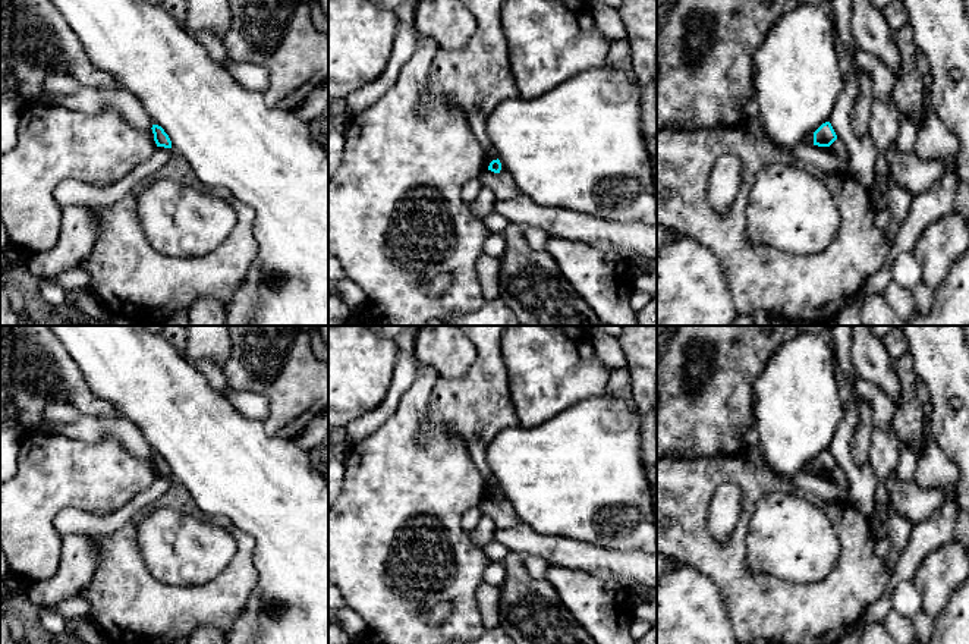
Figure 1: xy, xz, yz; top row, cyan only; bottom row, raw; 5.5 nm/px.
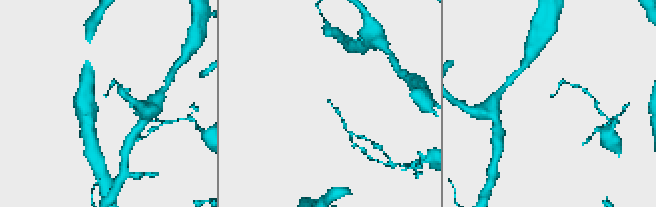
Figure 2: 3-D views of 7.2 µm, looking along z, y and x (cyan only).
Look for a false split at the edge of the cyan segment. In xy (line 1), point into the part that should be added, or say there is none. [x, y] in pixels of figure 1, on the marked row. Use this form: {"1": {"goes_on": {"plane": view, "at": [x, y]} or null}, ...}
{"1": {"goes_on": null}}

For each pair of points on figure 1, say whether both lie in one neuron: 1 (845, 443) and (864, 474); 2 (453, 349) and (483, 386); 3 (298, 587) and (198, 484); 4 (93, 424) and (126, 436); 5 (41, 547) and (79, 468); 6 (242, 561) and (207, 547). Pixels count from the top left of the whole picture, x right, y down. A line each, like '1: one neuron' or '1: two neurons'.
1: one neuron
2: two neurons
3: one neuron
4: one neuron
5: one neuron
6: two neurons

